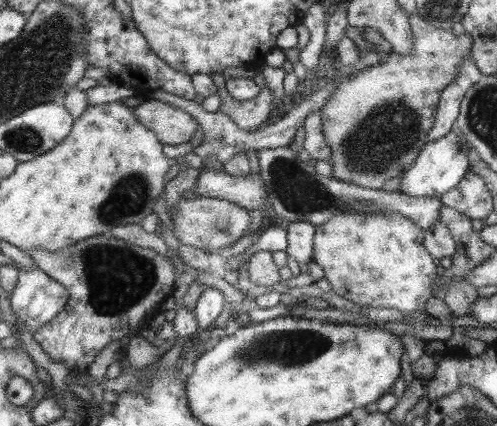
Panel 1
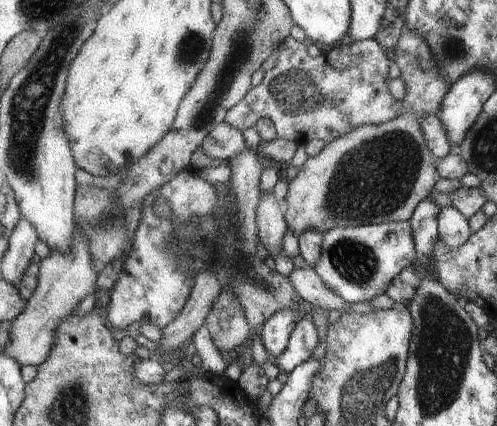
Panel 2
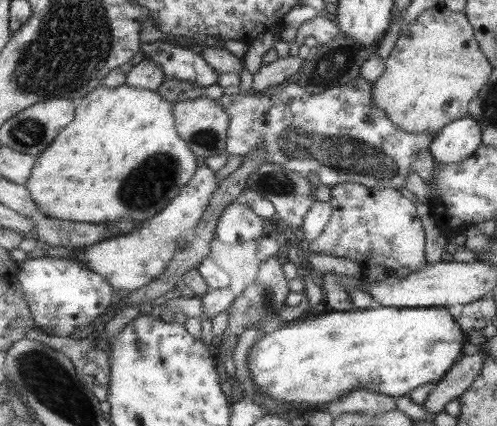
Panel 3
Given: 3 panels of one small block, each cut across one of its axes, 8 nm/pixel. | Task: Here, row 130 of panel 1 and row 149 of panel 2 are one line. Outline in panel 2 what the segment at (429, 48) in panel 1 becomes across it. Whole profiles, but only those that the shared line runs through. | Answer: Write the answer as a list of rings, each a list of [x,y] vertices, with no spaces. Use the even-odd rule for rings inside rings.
[[[407,24],[401,26],[401,34],[393,46],[395,58],[393,62],[399,68],[399,80],[405,84],[405,94],[401,104],[405,108],[403,114],[387,120],[385,124],[361,124],[347,134],[337,136],[325,144],[325,148],[303,162],[297,176],[287,186],[287,196],[283,200],[285,208],[285,222],[289,224],[287,230],[295,234],[295,238],[303,230],[317,230],[325,232],[329,228],[345,228],[345,226],[359,226],[359,224],[381,224],[381,222],[409,222],[413,212],[417,212],[417,204],[429,198],[433,186],[437,182],[437,160],[425,146],[425,132],[421,132],[421,116],[435,116],[441,112],[441,100],[449,94],[451,82],[435,70],[435,56],[429,50],[425,38],[421,38],[415,30],[409,30]]]

